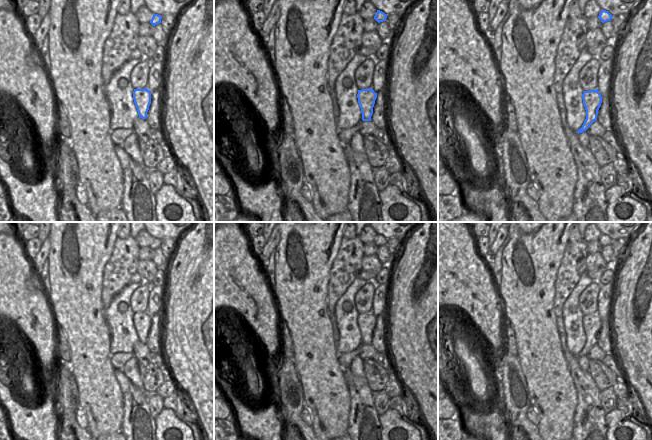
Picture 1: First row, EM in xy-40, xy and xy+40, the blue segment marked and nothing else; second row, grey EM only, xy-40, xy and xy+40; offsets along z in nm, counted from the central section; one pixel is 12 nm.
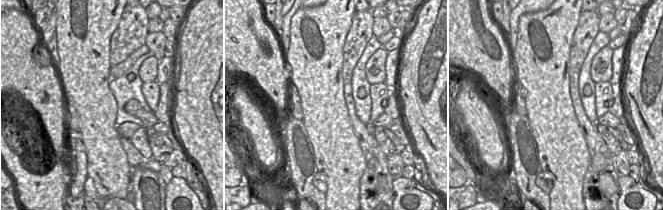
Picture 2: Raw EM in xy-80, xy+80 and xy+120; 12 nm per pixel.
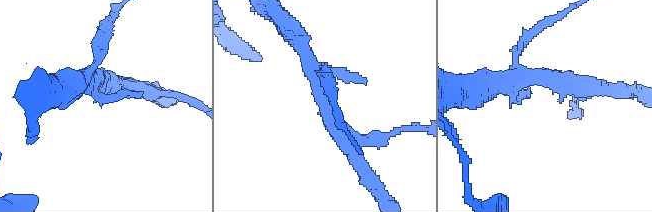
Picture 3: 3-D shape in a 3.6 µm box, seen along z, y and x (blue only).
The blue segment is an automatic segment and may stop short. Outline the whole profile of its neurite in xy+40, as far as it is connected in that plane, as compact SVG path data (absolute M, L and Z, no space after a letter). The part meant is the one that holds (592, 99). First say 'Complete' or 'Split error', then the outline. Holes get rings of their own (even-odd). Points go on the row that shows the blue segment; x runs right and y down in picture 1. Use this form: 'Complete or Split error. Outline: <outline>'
Complete. Outline: M598 89L584 91L582 99L586 110L586 119L582 127L578 130L578 134L586 131L590 125L597 120L598 110L602 103L602 96L598 92Z

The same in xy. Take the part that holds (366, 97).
Complete. Outline: M371 89L358 90L357 94L358 103L361 108L362 120L371 121L371 116L373 114L373 107L375 100L377 98L377 93Z

